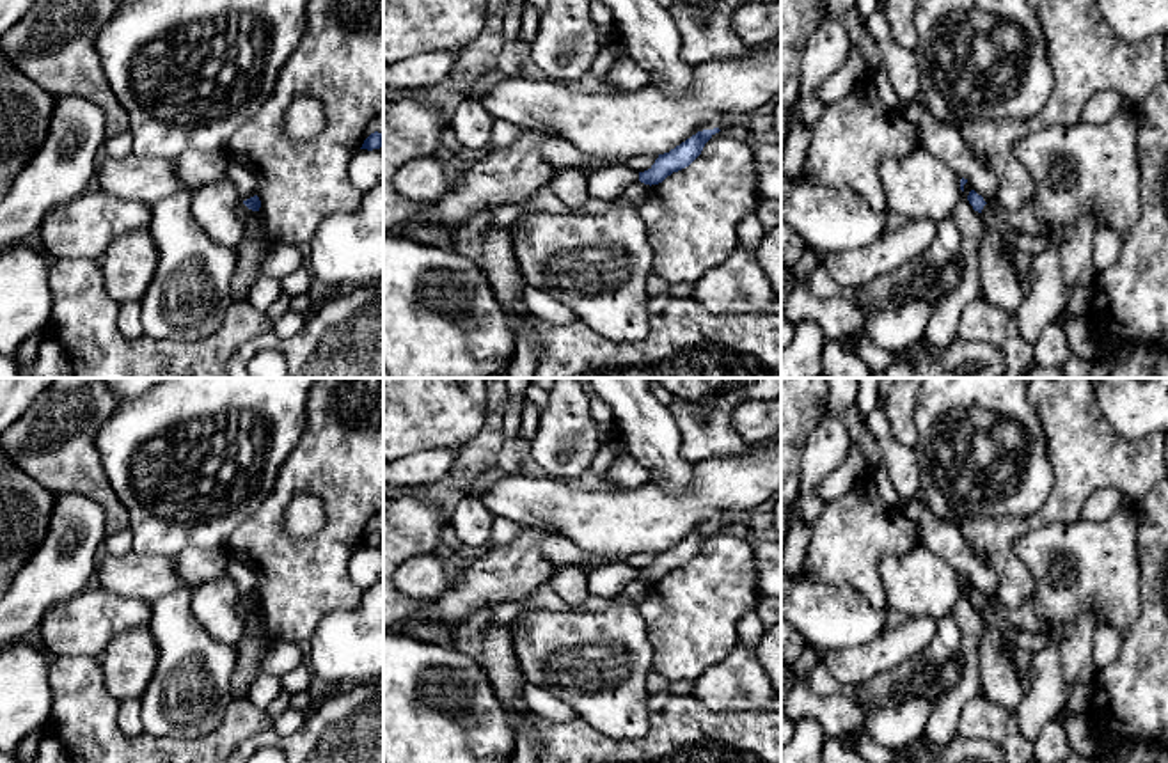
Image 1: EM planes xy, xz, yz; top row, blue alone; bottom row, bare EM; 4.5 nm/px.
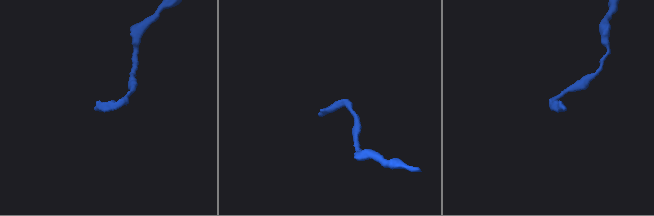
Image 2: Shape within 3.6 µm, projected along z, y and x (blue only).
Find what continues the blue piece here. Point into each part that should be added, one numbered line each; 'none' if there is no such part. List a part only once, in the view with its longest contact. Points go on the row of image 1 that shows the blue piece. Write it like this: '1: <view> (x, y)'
none

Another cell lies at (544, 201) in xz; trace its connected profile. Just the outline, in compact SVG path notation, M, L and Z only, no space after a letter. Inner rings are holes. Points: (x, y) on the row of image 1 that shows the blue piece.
M543 186L531 201L524 204L525 211L550 211L556 215L577 213L577 215L600 215L611 209L616 201L598 201L589 197L589 201L577 211L570 211L547 186Z

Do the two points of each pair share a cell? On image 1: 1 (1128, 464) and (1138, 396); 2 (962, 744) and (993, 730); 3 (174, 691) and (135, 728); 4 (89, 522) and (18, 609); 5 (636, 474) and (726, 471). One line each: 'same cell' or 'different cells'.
1: different cells
2: different cells
3: different cells
4: same cell
5: different cells

